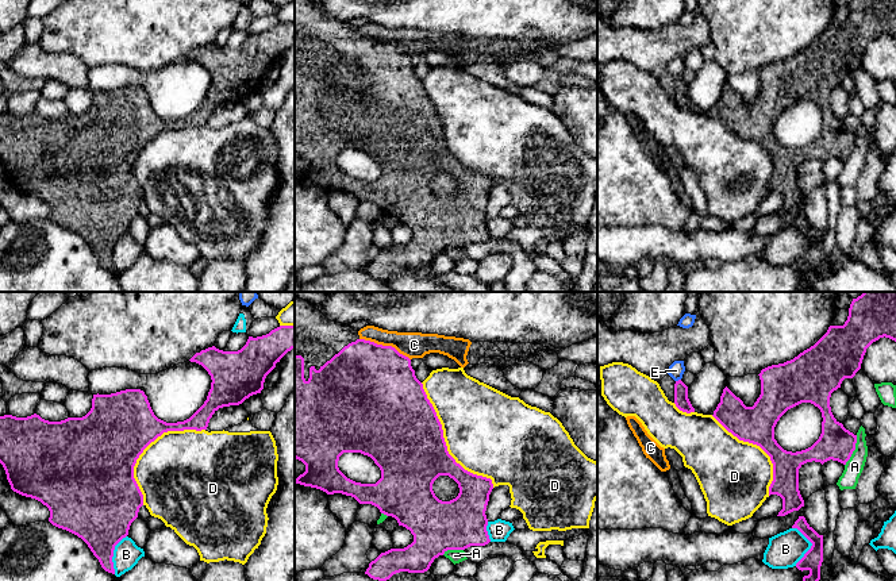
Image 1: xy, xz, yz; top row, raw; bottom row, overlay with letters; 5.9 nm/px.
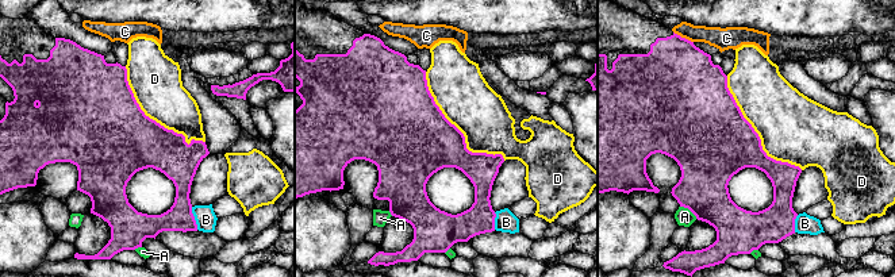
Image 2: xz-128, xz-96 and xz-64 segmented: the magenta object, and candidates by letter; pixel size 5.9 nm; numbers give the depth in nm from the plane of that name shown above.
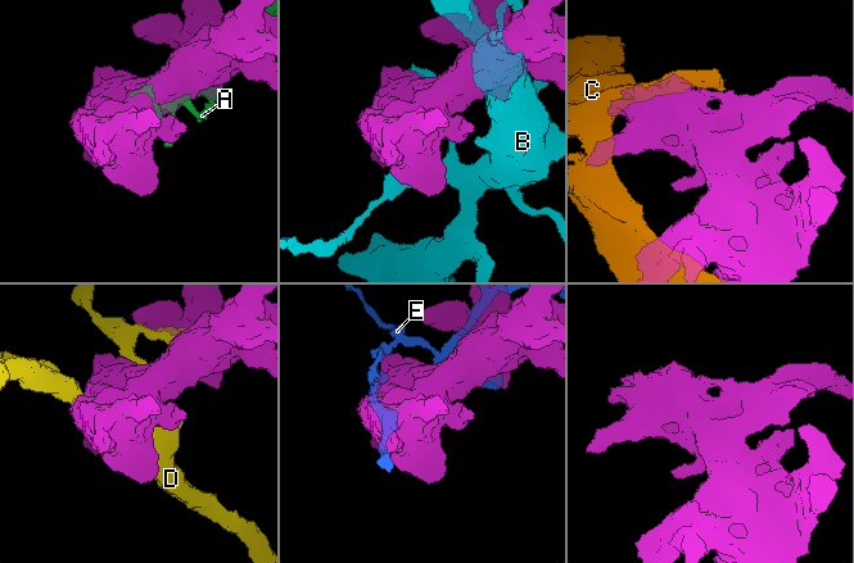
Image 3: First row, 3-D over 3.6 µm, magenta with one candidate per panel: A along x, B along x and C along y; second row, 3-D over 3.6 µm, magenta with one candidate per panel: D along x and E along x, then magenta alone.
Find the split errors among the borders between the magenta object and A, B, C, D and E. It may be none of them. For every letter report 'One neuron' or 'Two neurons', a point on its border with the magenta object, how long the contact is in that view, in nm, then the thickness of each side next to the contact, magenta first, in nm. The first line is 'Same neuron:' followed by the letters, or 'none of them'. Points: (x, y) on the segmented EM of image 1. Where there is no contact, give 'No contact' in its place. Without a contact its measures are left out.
Same neuron: none of them
A: Two neurons. Touches magenta at yz (854, 449). Shared border 200 nm. Thickness 200 nm (magenta) against 110 nm
B: Two neurons. Touches magenta at yz (812, 545). Shared border 240 nm. Thickness 120 nm (magenta) against 200 nm
C: Two neurons. Touches magenta at xz (385, 346). Shared border 340 nm. Thickness 500 nm (magenta) against 160 nm
D: Two neurons. Touches magenta at xz (445, 443). Shared border 750 nm. Thickness 460 nm (magenta) against 480 nm
E: Two neurons. Touches magenta at yz (679, 380). Shared border 40 nm. Thickness 90 nm (magenta) against 90 nm

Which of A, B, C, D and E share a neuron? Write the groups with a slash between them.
A / B / C / D / E

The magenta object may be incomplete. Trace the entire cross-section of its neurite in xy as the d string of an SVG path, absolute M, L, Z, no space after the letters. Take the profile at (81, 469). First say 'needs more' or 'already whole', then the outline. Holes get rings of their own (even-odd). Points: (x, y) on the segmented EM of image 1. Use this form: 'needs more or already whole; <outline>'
already whole; M280 326L266 335L249 336L238 351L212 346L196 353L189 361L201 365L212 382L204 404L184 422L166 423L158 419L141 389L93 395L92 408L82 418L49 422L36 413L27 418L0 416L0 463L11 489L46 505L49 522L81 538L101 567L115 574L115 546L128 535L143 505L143 495L134 478L134 466L143 450L168 431L207 430L219 408L239 405L261 393L266 376L292 349L295 326Z

